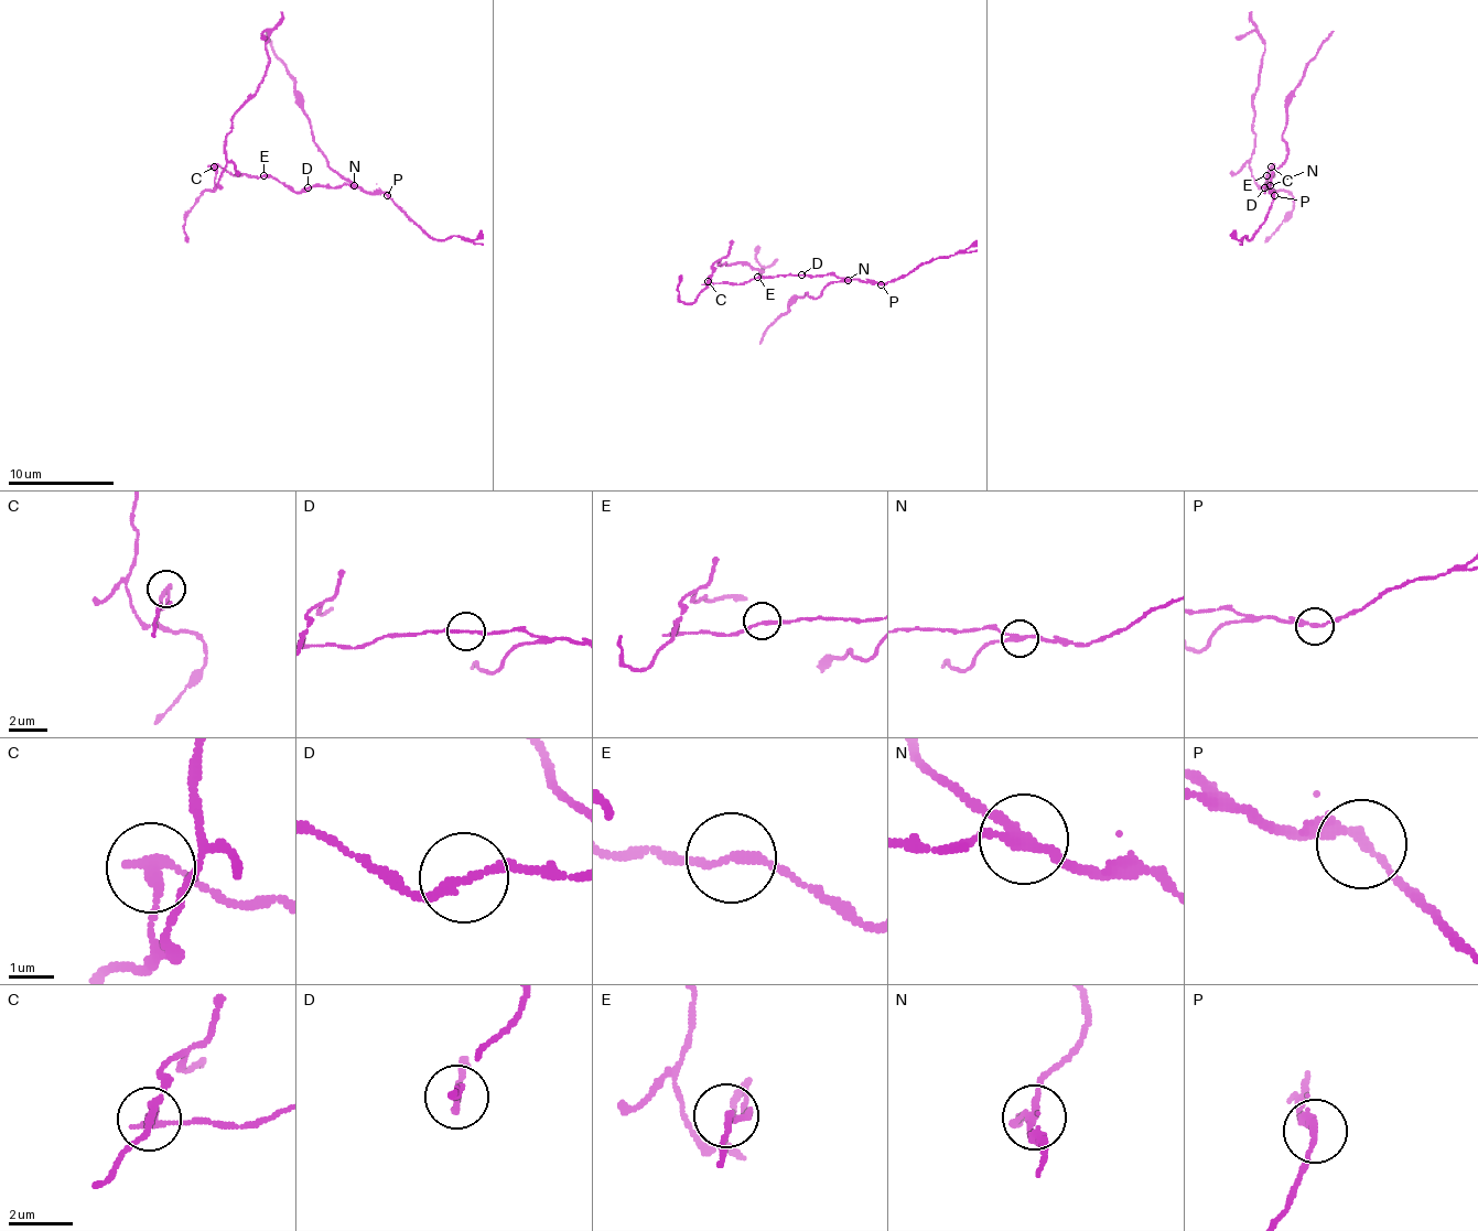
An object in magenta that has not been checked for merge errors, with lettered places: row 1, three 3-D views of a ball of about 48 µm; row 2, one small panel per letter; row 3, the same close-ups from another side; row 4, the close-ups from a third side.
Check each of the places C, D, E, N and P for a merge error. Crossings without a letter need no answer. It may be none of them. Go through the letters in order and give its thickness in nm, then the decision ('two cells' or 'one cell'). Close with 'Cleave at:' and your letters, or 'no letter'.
C: 220 nm | two cells
D: 160 nm | one cell
E: 180 nm | one cell
N: 200 nm | two cells
P: 200 nm | one cell
Cleave at: C, N

